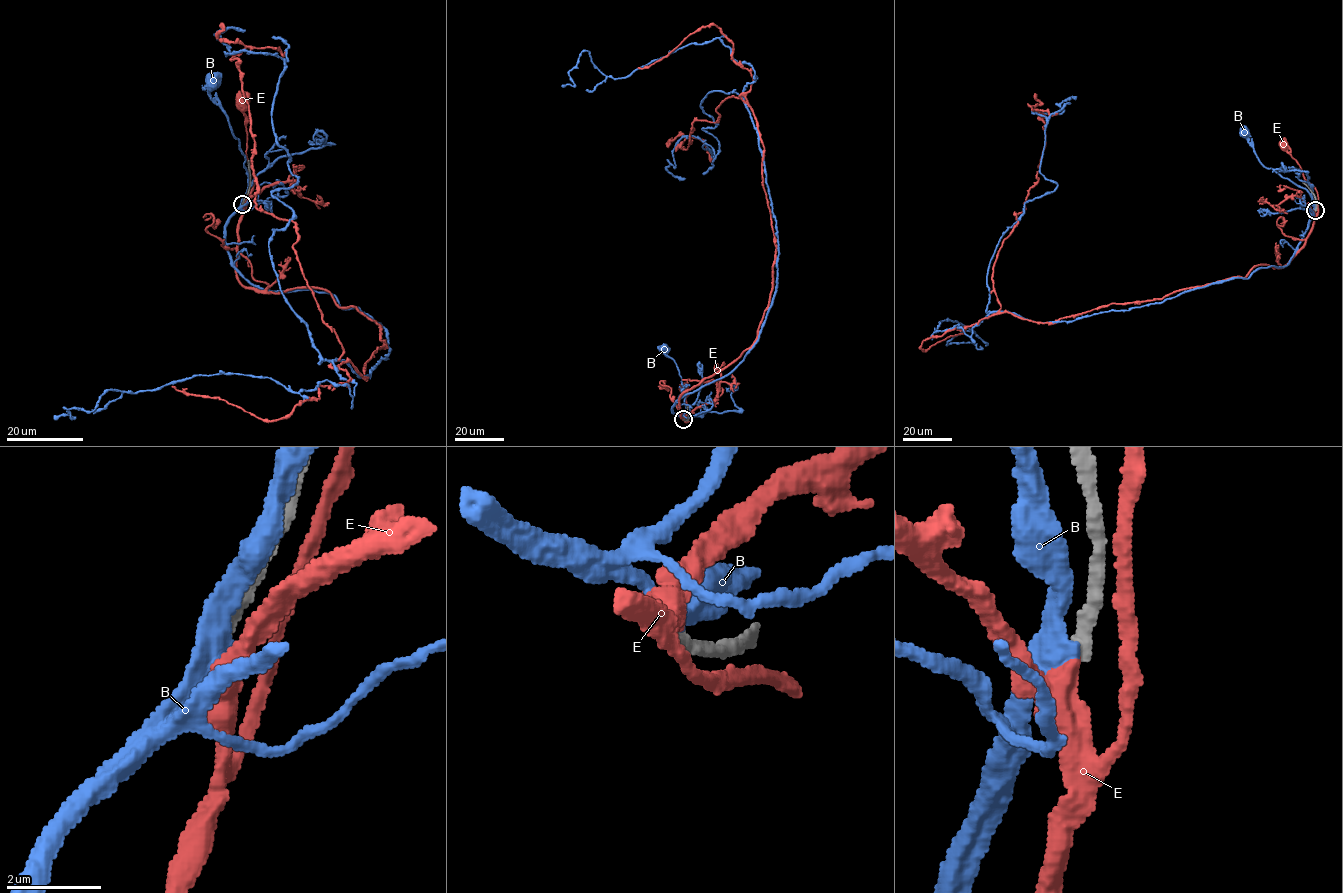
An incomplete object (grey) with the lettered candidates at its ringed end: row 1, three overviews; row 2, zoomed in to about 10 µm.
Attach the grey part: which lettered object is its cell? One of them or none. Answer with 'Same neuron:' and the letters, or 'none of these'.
Same neuron: none of these

